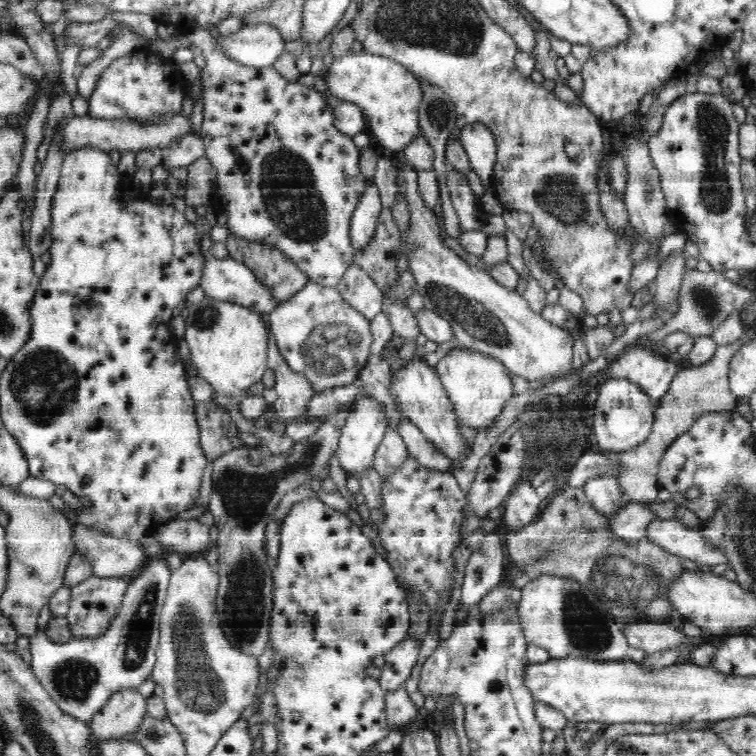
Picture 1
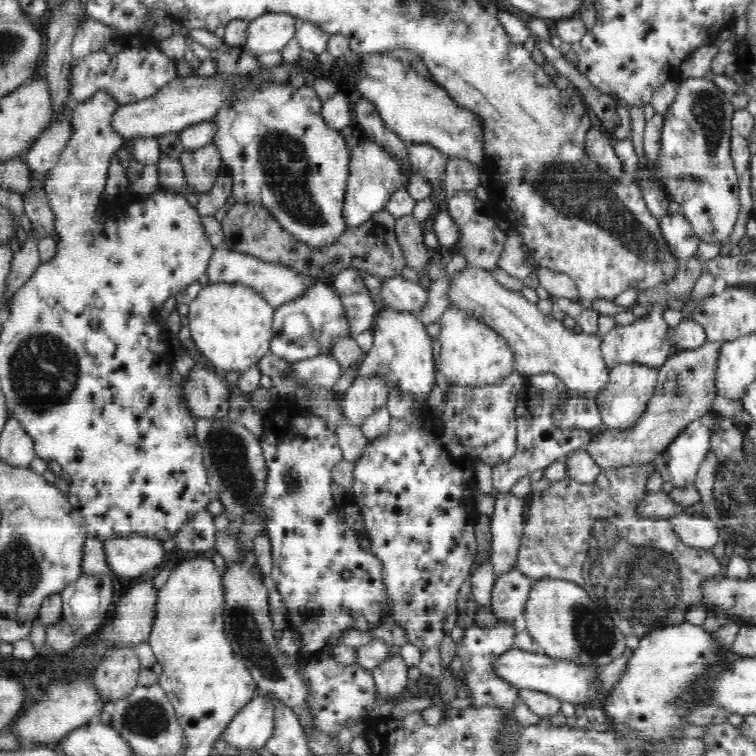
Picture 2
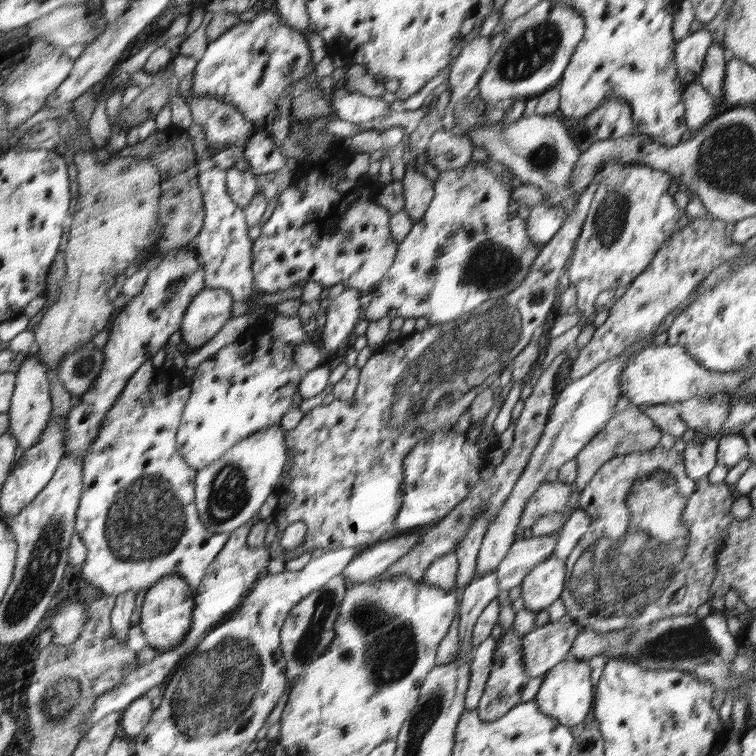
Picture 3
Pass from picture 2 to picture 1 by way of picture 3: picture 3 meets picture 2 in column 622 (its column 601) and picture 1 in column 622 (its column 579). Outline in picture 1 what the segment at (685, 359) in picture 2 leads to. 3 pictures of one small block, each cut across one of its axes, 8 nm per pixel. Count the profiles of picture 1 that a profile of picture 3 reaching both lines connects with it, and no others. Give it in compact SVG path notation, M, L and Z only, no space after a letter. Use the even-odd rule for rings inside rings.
M745 336L740 340L726 345L717 345L716 352L710 362L683 368L674 376L670 383L668 394L656 408L652 430L647 440L637 448L624 453L604 453L606 457L618 461L618 483L622 487L623 500L628 503L653 503L657 500L661 487L658 485L660 462L666 450L684 434L693 424L706 413L732 411L736 409L739 399L732 394L729 385L728 372L730 362L742 344L748 342Z

